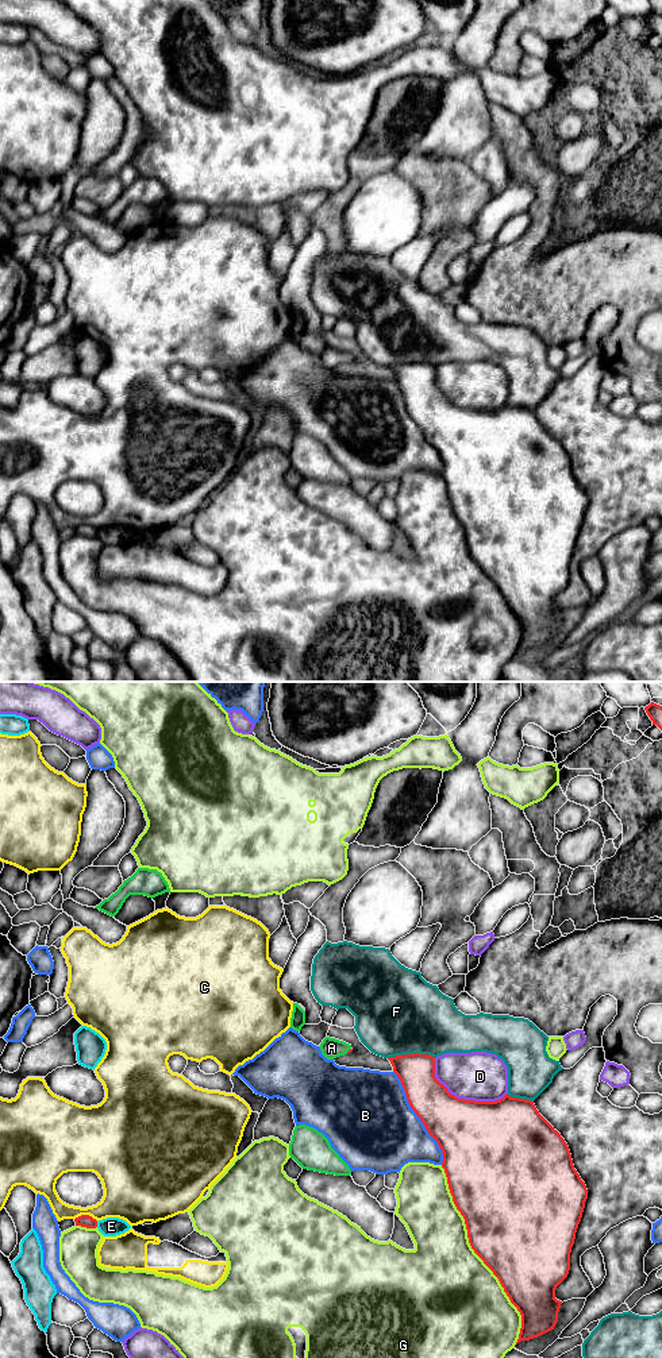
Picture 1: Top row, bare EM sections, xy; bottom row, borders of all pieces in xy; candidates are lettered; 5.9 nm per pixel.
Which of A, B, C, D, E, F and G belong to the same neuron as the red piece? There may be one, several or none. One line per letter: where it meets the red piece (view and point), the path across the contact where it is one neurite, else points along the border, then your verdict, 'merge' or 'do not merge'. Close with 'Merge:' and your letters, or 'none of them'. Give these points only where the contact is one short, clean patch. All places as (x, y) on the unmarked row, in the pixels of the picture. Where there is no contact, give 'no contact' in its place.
A: contact xy (349, 359); way xy (350, 358), (349, 359), (331, 357); merge
B: contact xy (419, 425); do not merge
C: contact xy (87, 524); do not merge
D: contact xy (462, 408); do not merge
E: contact xy (96, 533); do not merge
F: contact xy (411, 363); do not merge
G: contact xy (477, 563); do not merge
Merge: A

